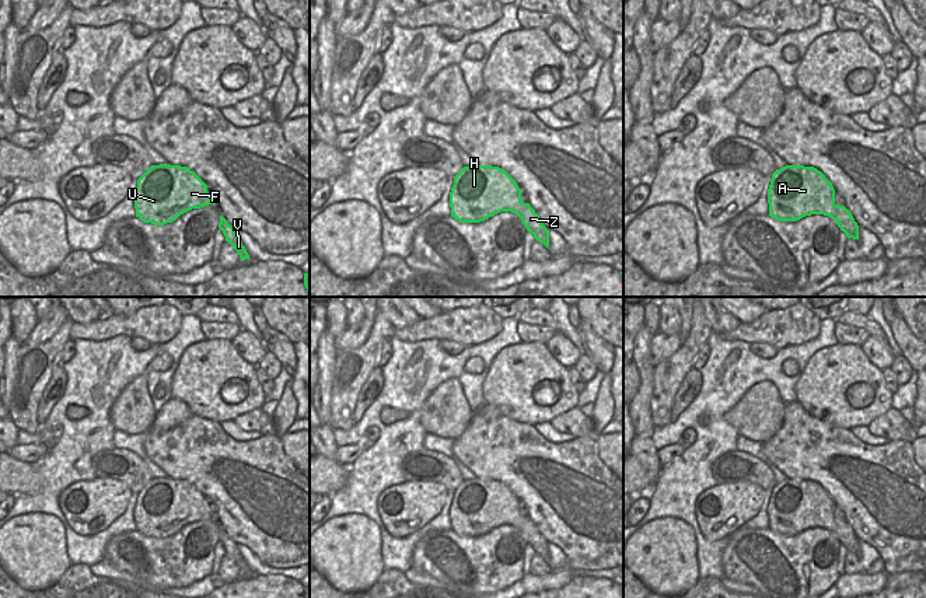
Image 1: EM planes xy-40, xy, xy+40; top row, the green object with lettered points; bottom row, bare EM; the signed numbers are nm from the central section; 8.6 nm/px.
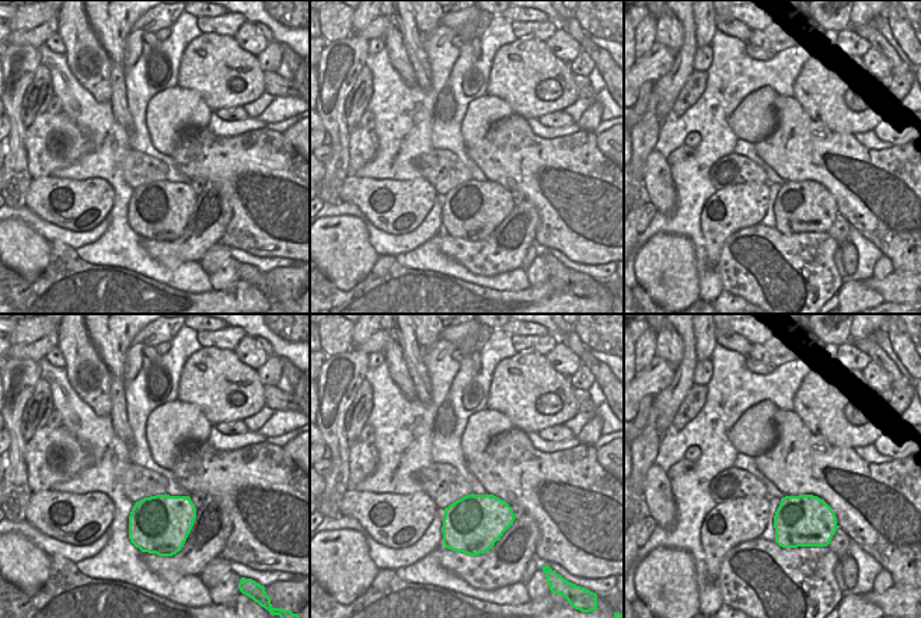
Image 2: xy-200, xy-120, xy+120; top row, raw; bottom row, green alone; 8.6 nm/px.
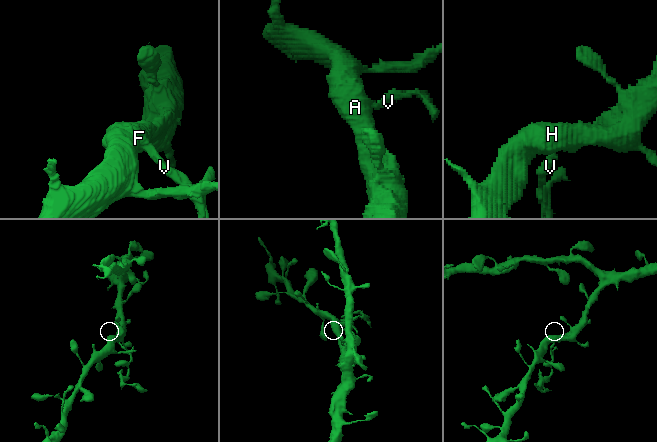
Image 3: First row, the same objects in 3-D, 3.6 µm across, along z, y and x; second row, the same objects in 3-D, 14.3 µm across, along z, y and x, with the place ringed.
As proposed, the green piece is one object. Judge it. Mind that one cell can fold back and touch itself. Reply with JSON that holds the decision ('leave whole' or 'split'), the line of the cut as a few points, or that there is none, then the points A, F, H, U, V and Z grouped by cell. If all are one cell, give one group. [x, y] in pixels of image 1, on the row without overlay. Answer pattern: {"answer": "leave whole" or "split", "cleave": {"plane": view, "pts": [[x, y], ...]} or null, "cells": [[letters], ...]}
{"answer": "split", "cleave": {"plane": "xy", "pts": [[524, 517], [524, 524], [519, 530]]}, "cells": [["A", "F", "H", "U"], ["V", "Z"]]}

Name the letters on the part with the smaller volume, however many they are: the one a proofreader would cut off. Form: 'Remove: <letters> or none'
Remove: V, Z

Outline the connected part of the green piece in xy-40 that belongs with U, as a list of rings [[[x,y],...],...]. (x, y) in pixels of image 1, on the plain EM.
[[[151,479],[139,493],[134,507],[136,531],[144,536],[164,539],[181,528],[216,518],[207,499],[189,482],[181,479]]]

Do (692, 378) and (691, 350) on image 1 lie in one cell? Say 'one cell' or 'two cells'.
two cells

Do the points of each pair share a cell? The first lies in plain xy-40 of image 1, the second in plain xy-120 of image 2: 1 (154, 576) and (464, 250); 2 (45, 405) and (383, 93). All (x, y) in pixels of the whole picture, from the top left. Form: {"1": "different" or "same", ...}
{"1": "same", "2": "different"}

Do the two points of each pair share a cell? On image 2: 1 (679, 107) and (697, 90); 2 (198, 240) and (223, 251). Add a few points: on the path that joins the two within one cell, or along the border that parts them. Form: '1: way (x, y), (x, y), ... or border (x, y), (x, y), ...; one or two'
1: way (683, 102), (693, 94); one
2: border (219, 240), (198, 261); two

